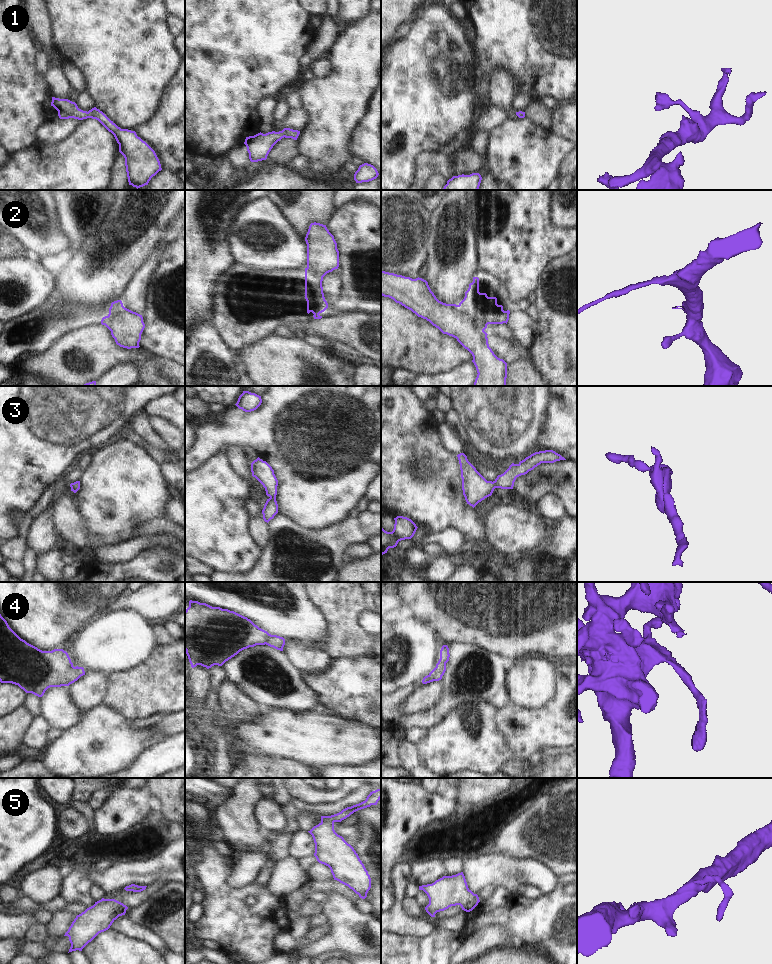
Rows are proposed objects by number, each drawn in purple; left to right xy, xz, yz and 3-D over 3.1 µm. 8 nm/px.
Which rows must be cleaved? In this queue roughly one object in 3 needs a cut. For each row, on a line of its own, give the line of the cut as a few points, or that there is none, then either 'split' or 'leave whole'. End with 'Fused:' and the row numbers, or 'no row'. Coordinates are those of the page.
1: no cut | leave whole
2: yz (458, 305), (471, 319), (473, 324), (483, 331) | split
3: no cut | leave whole
4: no cut | leave whole
5: no cut | leave whole
Fused: 2

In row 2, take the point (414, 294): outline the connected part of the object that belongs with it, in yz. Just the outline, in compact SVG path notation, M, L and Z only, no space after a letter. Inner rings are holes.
M381 271L381 295L411 310L418 317L426 319L443 334L457 339L473 356L472 362L477 370L474 386L506 386L507 363L498 358L489 347L487 333L477 329L472 319L456 304L439 301L431 291L428 282L422 278L412 279L402 275Z

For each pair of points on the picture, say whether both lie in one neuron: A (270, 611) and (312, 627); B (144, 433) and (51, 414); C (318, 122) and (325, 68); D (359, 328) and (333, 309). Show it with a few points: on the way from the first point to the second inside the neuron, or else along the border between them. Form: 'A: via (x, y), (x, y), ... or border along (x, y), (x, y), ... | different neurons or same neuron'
A: via (280, 612), (285, 616), (294, 616), (302, 622) | same neuron
B: border along (142, 409), (126, 425) | different neurons
C: border along (326, 56), (330, 63), (330, 72), (317, 80) | different neurons
D: border along (363, 312), (348, 312), (322, 317) | different neurons

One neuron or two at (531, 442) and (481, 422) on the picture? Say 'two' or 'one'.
one

